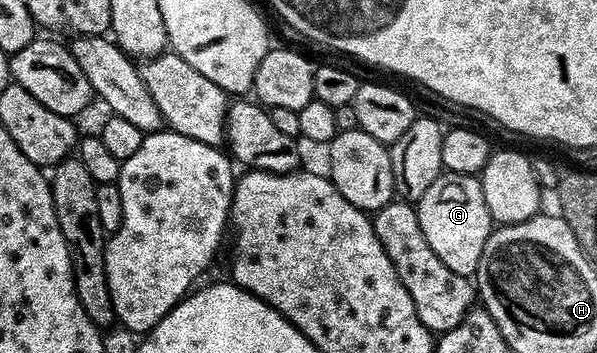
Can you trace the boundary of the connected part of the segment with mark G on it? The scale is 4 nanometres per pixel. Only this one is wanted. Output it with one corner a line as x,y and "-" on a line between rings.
442,174
441,178
435,181
435,185
431,185
431,189
427,189
427,193
423,193
423,197
416,200
415,206
419,217
419,229
427,245
435,249
435,257
439,257
439,261
443,261
443,265
447,265
451,273
476,276
479,257
483,257
483,245
487,245
487,237
495,229
493,218
487,209
487,201
483,201
480,178
476,175

